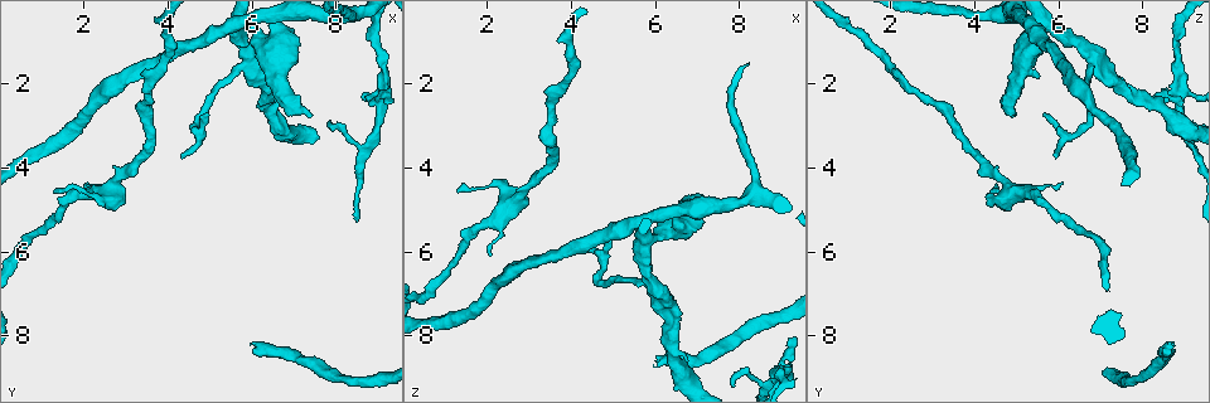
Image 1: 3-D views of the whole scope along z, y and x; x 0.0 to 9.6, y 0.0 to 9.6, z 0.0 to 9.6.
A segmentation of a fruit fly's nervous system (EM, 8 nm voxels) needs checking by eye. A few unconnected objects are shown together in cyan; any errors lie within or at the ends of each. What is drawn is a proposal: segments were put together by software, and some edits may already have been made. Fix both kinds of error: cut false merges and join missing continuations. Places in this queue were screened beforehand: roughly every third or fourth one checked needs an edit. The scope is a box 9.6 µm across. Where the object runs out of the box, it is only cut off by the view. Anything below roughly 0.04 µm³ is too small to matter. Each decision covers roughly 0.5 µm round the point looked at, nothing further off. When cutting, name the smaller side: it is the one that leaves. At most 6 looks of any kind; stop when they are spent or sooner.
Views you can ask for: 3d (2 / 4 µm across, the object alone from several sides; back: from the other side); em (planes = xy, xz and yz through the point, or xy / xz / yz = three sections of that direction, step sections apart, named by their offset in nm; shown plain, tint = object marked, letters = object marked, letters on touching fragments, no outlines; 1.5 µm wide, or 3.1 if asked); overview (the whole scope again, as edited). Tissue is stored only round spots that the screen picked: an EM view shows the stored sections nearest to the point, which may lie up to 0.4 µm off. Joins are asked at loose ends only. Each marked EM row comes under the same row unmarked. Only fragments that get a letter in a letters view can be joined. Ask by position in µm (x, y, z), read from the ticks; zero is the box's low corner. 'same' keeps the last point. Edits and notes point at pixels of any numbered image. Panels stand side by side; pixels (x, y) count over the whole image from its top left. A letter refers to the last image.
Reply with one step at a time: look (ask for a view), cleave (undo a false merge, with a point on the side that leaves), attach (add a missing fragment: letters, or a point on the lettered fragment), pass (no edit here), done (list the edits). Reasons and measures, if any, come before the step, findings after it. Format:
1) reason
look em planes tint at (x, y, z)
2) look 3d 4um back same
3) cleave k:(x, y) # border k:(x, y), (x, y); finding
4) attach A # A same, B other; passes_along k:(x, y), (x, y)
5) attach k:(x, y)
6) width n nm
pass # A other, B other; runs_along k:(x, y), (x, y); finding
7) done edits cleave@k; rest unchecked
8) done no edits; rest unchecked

free end
look em planes letters at (6.00, 8.20, 8.65)

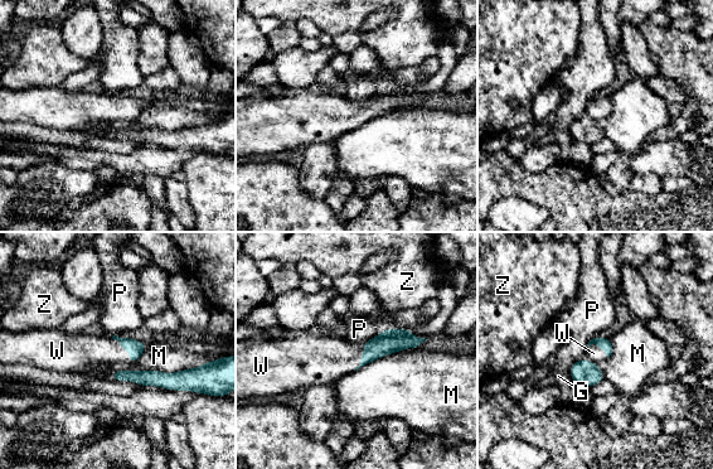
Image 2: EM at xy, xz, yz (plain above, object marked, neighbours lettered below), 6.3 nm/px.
attach W # G other, M other, P other, W same, Z other; passes_along 2:(135, 348), (122, 348), (85, 353); it goes on there

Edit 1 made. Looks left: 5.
two arms in line, one across
look 3d 4um at (9.10, 2.15, 8.90)

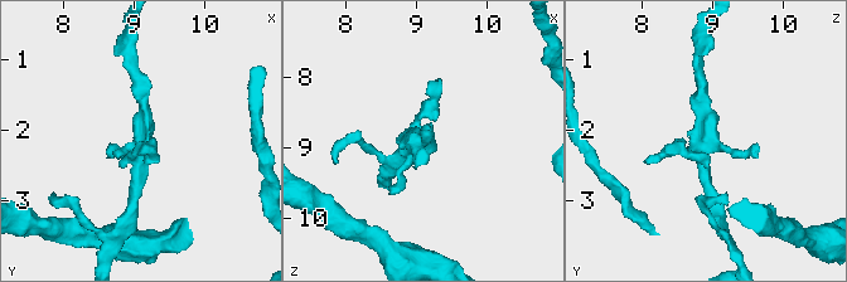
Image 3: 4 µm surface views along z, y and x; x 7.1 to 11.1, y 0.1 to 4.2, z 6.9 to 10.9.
shape alone is not enough
look em yz step 4 tint at (9.05, 2.15, 8.95)

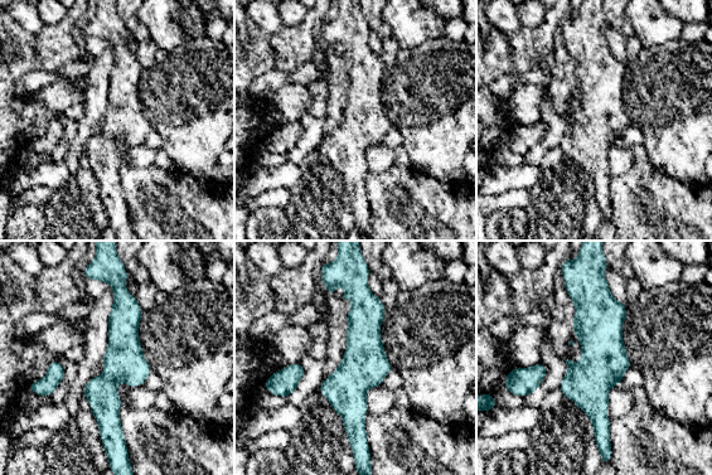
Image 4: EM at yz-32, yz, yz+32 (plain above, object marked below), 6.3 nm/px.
see the neighbours
look em yz step 4 letters same

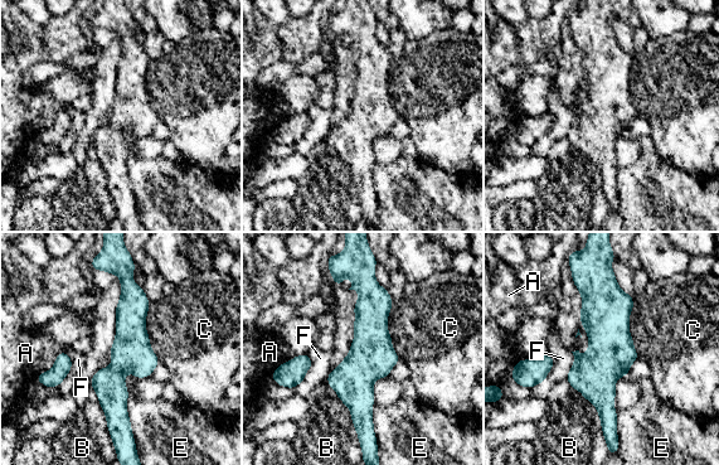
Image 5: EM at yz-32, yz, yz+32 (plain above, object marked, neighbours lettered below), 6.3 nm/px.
pass # A other, B other, C other, E other, F other; one neuron here

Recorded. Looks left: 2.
done edits attach@2; rest unchecked

